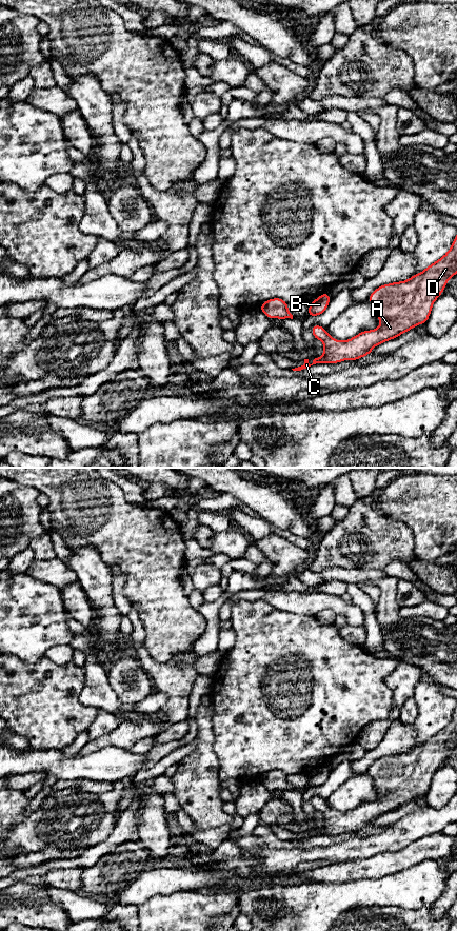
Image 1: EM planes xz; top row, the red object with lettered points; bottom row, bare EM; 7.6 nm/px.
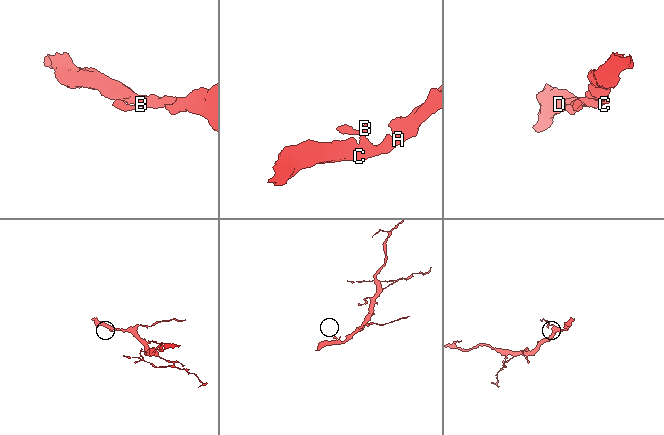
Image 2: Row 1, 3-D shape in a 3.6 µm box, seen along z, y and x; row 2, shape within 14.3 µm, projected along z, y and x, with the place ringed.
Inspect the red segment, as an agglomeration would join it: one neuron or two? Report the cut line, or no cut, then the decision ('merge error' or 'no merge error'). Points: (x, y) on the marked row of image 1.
no cut | no merge error

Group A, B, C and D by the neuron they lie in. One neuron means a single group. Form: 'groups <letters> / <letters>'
groups A B C D

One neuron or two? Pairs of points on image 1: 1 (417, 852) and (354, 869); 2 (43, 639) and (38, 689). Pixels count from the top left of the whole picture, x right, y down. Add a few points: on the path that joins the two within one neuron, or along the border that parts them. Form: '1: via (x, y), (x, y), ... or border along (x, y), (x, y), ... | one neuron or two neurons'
1: via (401, 859), (370, 867) | one neuron
2: border along (45, 656), (32, 662), (25, 662), (17, 657) | two neurons

